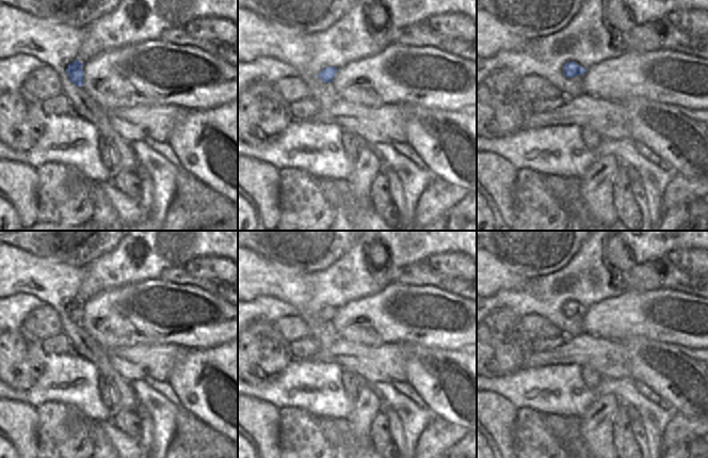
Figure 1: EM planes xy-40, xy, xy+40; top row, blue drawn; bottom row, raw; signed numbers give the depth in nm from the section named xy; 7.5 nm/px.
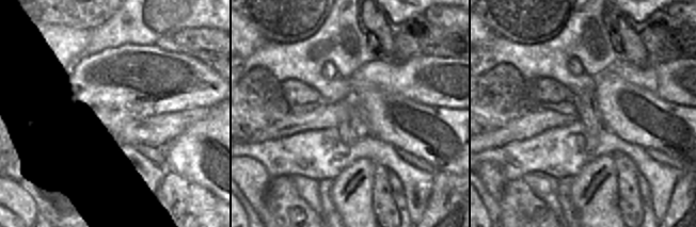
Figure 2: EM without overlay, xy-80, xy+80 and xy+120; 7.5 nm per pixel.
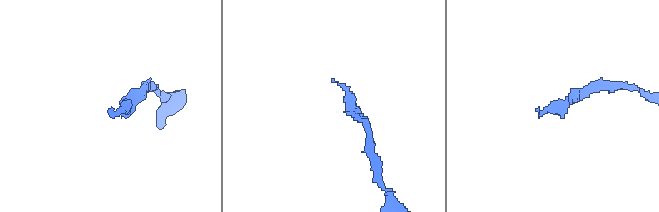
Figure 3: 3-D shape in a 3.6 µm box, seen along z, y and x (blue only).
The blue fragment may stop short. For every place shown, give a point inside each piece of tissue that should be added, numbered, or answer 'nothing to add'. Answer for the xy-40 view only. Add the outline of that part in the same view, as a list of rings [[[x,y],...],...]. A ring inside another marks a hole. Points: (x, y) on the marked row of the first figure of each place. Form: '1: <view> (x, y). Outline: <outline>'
nothing to add.

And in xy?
nothing to add.

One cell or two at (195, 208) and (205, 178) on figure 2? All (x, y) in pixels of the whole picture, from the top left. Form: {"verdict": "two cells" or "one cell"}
{"verdict": "two cells"}

